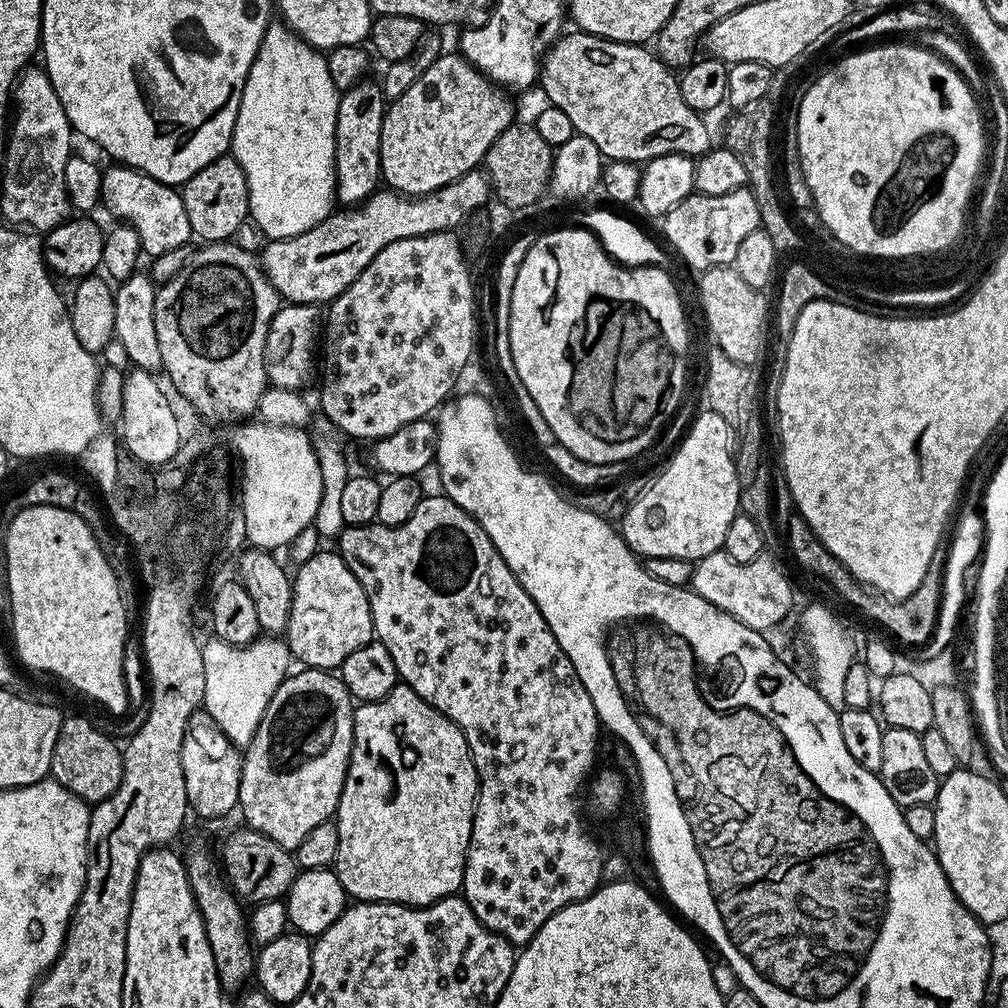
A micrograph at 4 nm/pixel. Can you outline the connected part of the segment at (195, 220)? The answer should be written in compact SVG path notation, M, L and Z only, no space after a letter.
M230 154L220 156L210 162L210 166L198 170L198 174L182 185L180 197L186 206L186 218L190 218L193 237L201 236L204 242L231 241L244 220L246 224L249 219L246 174Z

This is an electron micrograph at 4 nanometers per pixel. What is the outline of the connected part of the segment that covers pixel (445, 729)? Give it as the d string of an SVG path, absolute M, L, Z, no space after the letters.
M398 682L390 690L388 696L380 700L369 700L355 705L352 714L352 753L346 770L346 778L342 786L340 801L334 813L338 826L338 854L334 871L342 882L345 893L360 902L383 902L386 904L406 904L409 906L423 906L433 904L461 891L464 882L464 857L468 850L470 834L472 833L472 816L476 813L476 797L478 795L478 781L476 767L472 761L472 751L468 748L462 730L449 716L443 716L434 706L427 704L408 684Z

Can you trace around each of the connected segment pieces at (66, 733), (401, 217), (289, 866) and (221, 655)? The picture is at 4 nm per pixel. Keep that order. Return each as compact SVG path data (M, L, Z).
M65 715L58 742L54 742L51 779L57 780L66 790L95 806L118 790L124 773L121 745L115 744L100 728L95 728L84 716Z
M480 170L462 174L462 178L425 196L402 196L391 190L380 191L373 191L362 204L333 211L332 215L318 222L318 226L302 234L265 243L262 267L281 301L327 305L343 294L354 278L374 262L376 255L390 246L390 242L459 229L469 214L485 207L488 196L490 200L488 177Z
M247 826L241 829L225 840L220 853L220 862L229 885L239 899L250 904L283 899L300 873L295 855L258 831Z
M267 634L242 646L215 638L203 641L202 666L206 670L206 690L202 708L210 714L210 718L214 718L214 722L218 722L220 729L237 748L247 748L254 738L266 706L270 706L270 698L274 698L278 686L289 675L288 660L287 643Z

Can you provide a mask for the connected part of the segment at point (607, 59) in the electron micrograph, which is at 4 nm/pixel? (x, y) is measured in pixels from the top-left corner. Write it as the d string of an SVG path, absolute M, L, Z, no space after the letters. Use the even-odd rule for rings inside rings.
M579 30L570 32L561 35L544 53L538 84L548 95L547 103L570 118L575 135L590 138L608 160L647 162L662 154L699 158L709 151L710 141L701 113L683 101L677 73L655 51L647 52L649 49L642 44L623 44Z

